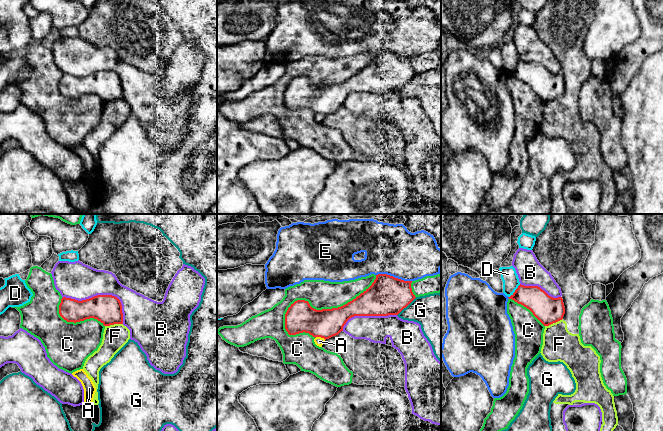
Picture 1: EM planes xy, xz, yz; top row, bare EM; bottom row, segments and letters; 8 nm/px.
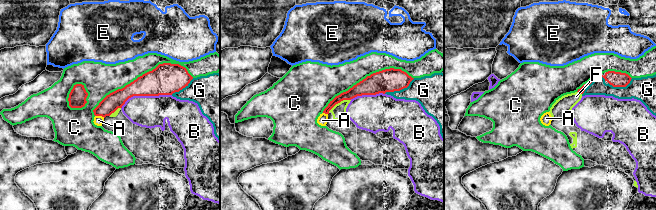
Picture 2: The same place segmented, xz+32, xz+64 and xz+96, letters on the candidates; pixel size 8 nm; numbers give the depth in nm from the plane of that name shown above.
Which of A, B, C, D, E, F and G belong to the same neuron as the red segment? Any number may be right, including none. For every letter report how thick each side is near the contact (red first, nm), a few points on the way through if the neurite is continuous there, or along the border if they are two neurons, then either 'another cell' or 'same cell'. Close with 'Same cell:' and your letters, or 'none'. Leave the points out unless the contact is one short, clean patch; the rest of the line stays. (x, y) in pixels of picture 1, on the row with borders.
A: 240/70 nm | along xz (315, 337), (323, 337), (325, 339) | another cell
B: 240/300 nm | another cell
C: 240/240 nm | another cell
D: 200/130 nm | another cell
E: 320/400 nm | another cell
F: 240/190 nm | along xy (122, 323), (105, 326) | another cell
G: 320/320 nm | another cell
Same cell: none

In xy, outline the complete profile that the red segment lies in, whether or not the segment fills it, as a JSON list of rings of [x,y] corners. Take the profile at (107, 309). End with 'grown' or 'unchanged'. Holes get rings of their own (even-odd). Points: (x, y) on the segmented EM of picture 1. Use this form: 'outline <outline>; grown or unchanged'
outline [[[97,295],[82,301],[63,297],[59,314],[67,322],[76,323],[94,318],[104,326],[123,324],[121,302],[112,295]]]; unchanged

